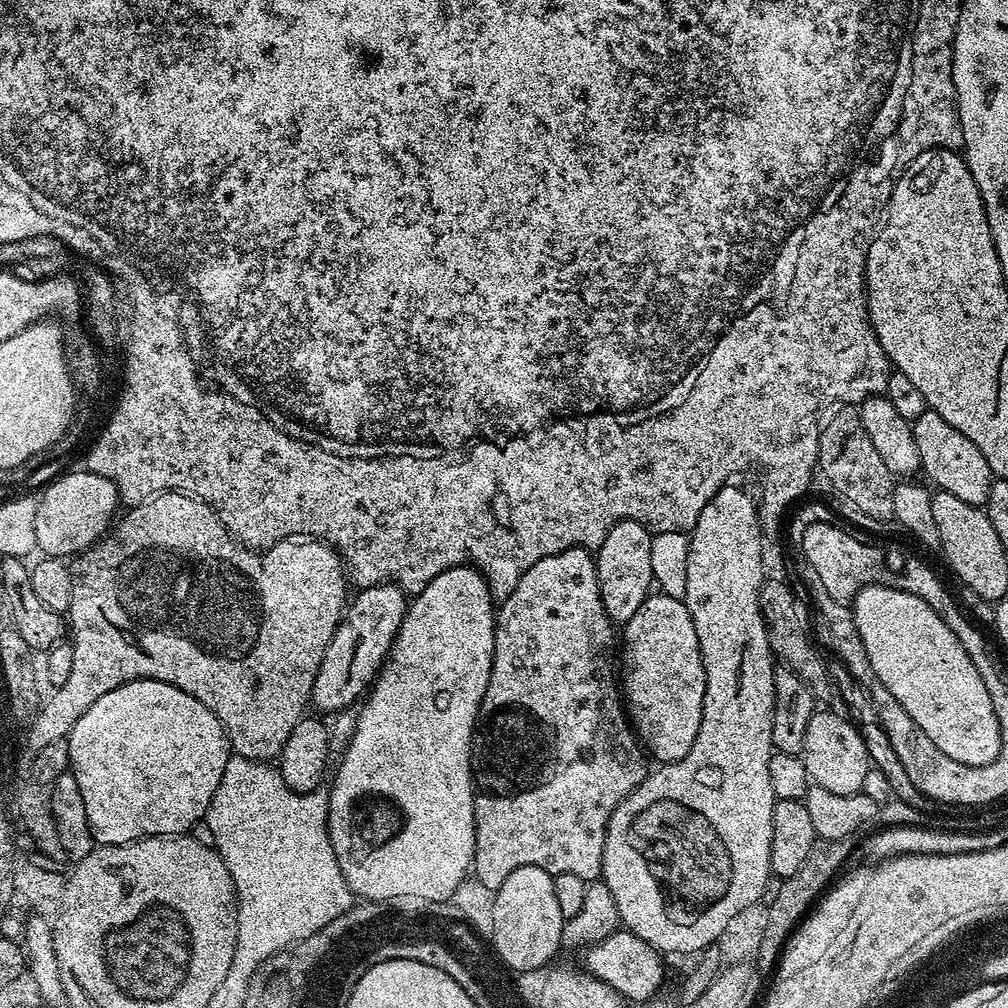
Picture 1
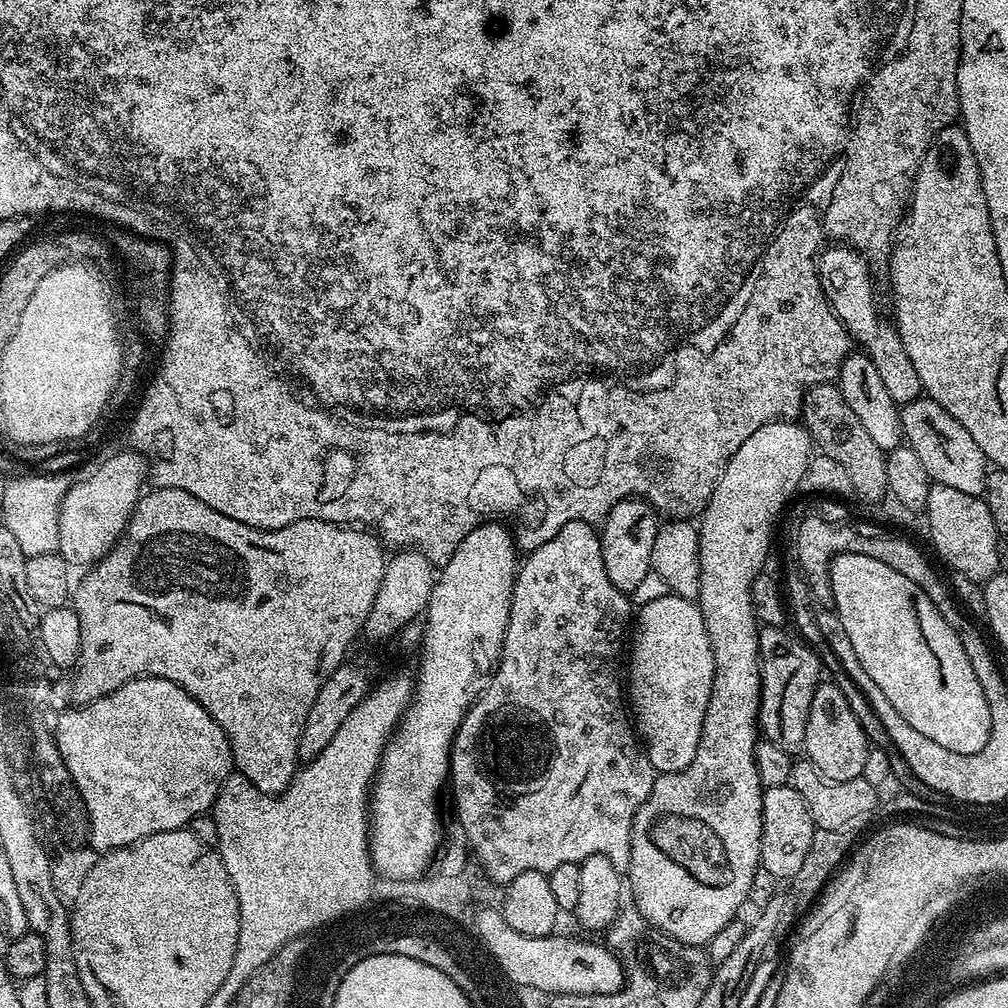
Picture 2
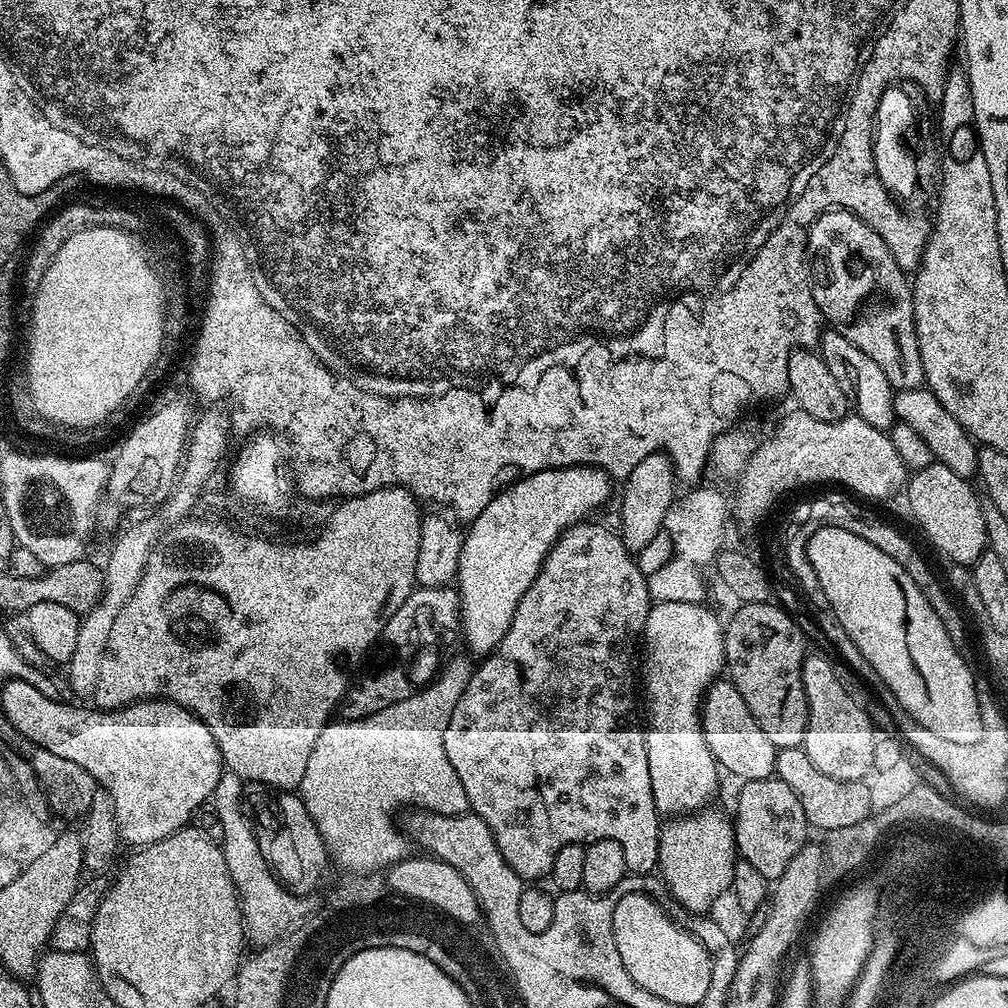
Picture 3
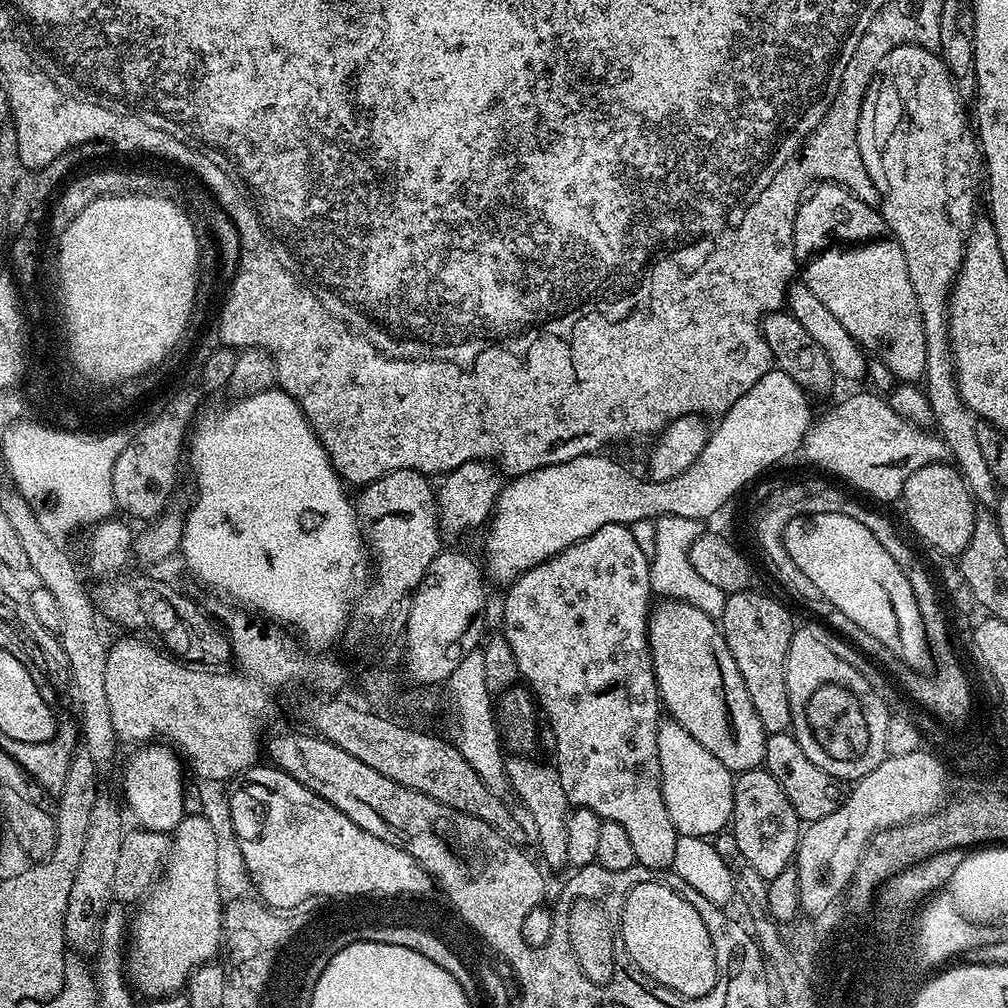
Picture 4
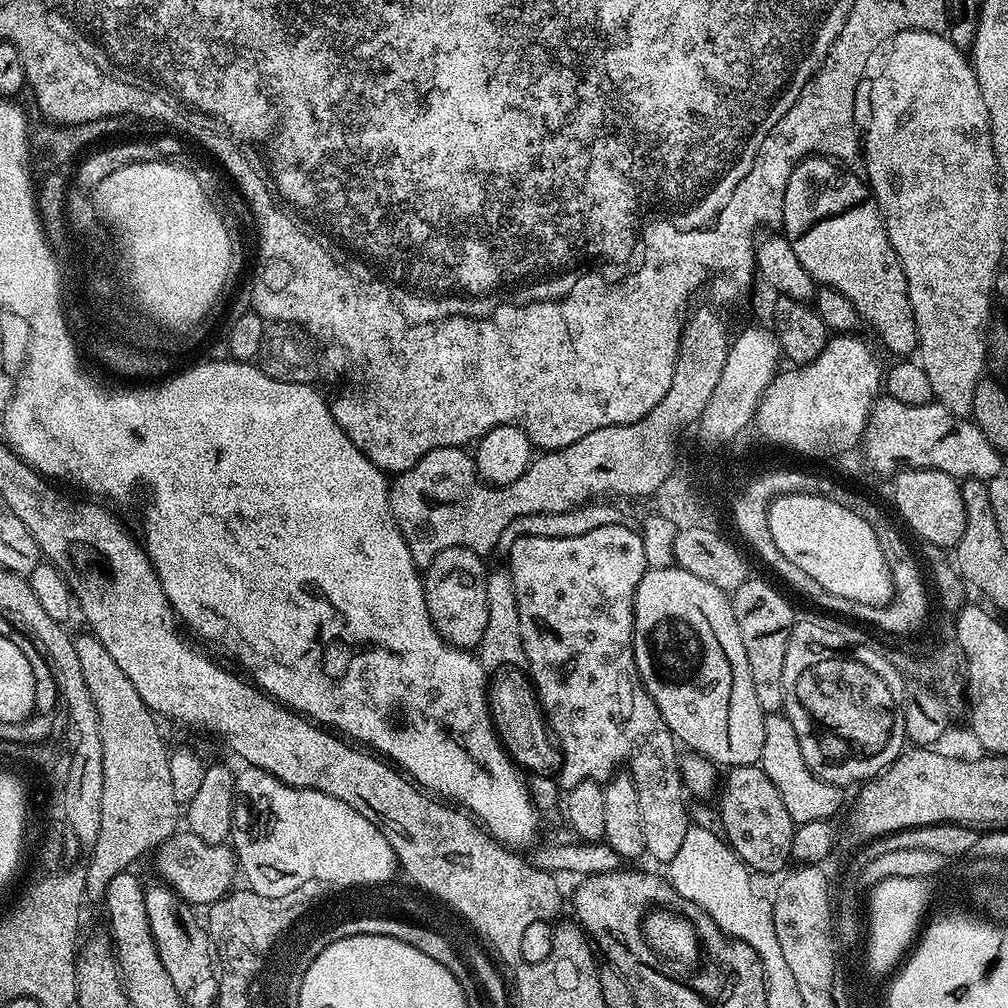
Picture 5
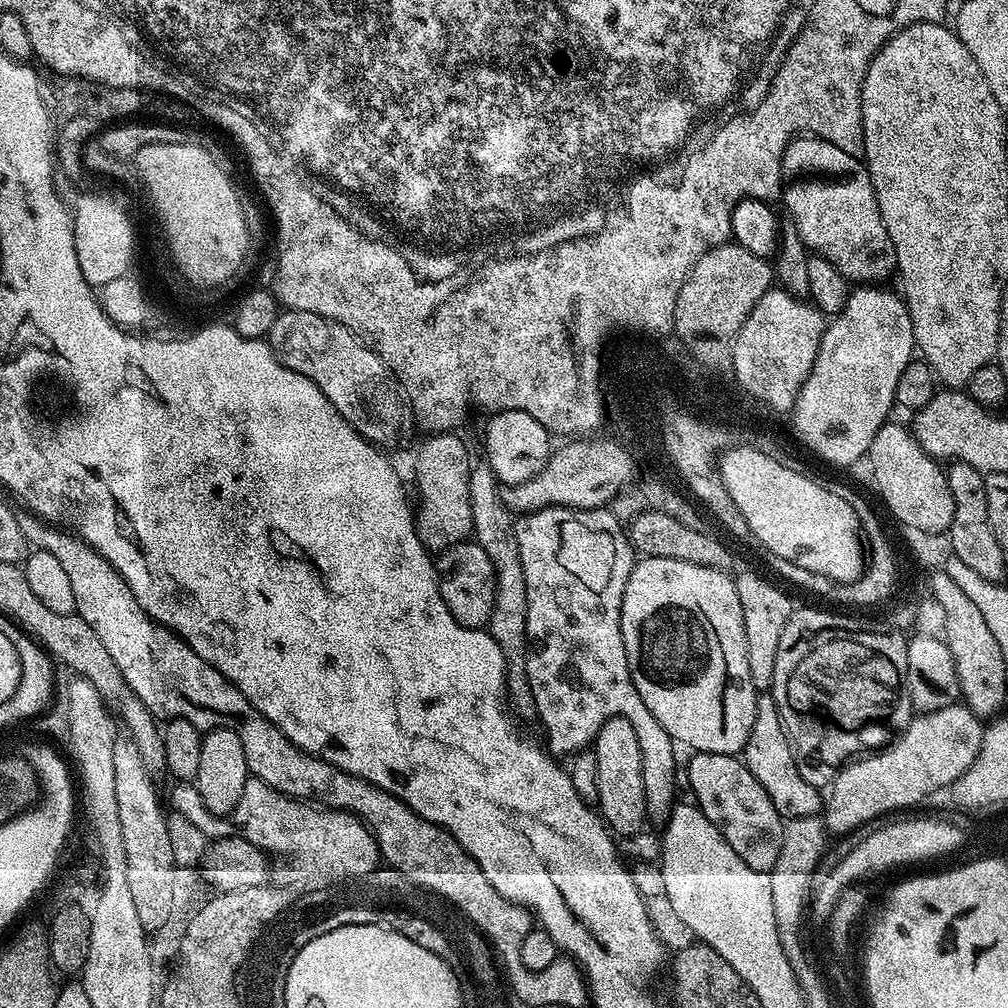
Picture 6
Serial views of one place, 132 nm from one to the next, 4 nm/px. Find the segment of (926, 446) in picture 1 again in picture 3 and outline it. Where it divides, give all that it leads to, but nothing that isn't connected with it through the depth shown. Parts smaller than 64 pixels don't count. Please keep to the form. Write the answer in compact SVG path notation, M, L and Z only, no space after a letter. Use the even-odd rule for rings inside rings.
M926 386L918 388L905 388L897 391L894 395L894 414L899 423L910 426L930 446L930 454L937 464L950 466L954 474L965 478L972 478L977 475L976 457L978 455L978 445L968 431L938 402L938 398Z

